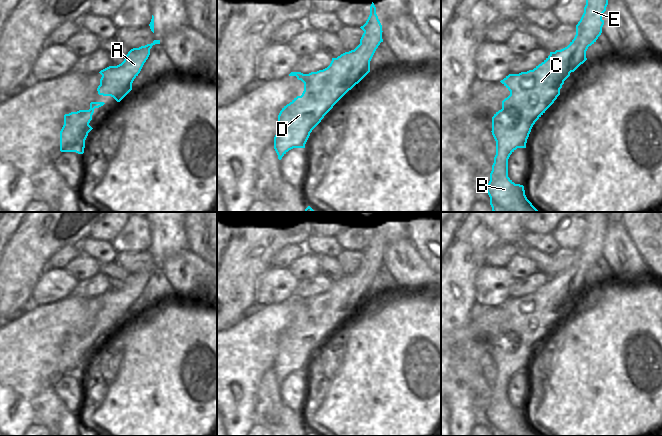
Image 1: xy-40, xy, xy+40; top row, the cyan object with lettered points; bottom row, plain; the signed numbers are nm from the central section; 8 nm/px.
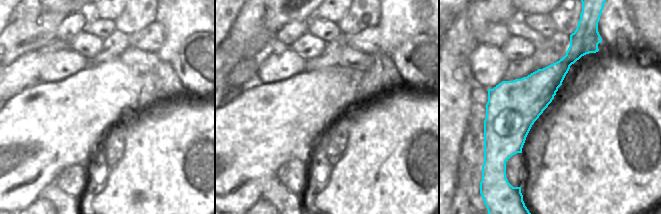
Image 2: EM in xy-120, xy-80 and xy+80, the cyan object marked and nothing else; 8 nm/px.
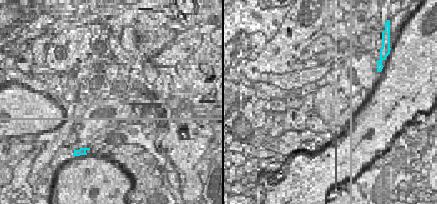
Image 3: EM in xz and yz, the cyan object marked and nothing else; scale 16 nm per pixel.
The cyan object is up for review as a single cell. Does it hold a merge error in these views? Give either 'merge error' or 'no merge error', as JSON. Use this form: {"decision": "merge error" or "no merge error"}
{"decision": "no merge error"}

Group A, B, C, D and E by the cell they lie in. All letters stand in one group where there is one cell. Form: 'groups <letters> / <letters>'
groups A B C D E

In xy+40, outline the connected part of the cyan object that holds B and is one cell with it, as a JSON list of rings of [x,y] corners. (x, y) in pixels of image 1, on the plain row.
[[[588,212],[585,216],[586,229],[584,237],[576,249],[576,259],[570,268],[550,279],[533,294],[521,296],[519,298],[509,298],[500,306],[510,315],[510,319],[502,325],[502,333],[492,341],[492,359],[496,365],[496,379],[490,397],[490,405],[486,411],[486,415],[490,421],[490,429],[493,436],[538,436],[525,419],[524,410],[515,408],[508,401],[508,383],[517,372],[526,372],[527,363],[535,346],[545,337],[545,335],[554,327],[560,319],[560,313],[564,305],[574,296],[586,282],[586,275],[589,270],[594,268],[602,257],[604,244],[602,238],[606,235],[608,229],[608,215],[606,212]]]

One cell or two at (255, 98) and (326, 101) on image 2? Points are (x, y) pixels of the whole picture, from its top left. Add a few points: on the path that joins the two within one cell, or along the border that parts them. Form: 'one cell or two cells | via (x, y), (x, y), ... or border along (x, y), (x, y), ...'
one cell | via (273, 101), (308, 101)

